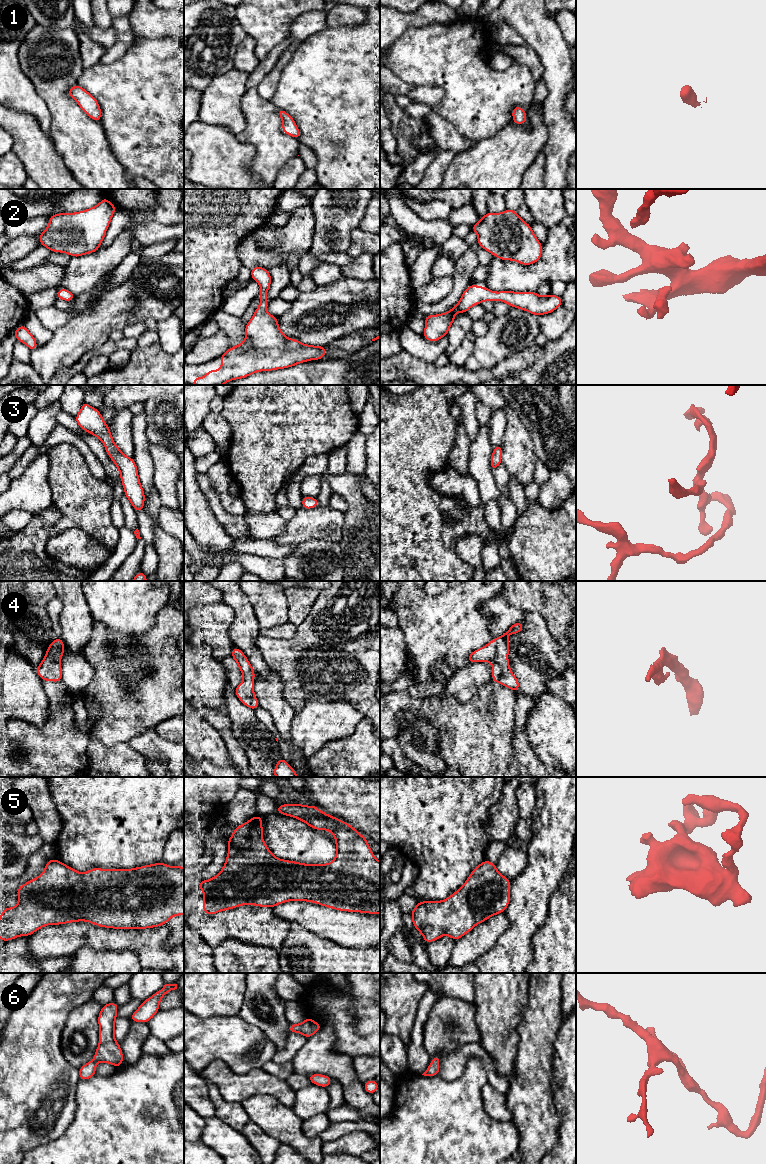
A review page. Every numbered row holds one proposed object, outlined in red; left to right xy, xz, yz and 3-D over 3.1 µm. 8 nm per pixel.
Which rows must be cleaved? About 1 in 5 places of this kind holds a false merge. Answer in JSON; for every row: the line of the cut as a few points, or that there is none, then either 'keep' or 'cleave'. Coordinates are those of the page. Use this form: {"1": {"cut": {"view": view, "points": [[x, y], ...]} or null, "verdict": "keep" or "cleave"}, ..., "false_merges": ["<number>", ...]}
{"1": {"cut": null, "verdict": "keep"}, "2": {"cut": null, "verdict": "keep"}, "3": {"cut": null, "verdict": "keep"}, "4": {"cut": null, "verdict": "keep"}, "5": {"cut": null, "verdict": "keep"}, "6": {"cut": null, "verdict": "keep"}, "false_merges": []}

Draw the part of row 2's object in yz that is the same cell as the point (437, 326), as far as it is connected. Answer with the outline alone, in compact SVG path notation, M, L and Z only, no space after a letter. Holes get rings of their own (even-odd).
M469 285L461 295L460 301L452 309L443 314L425 316L424 338L430 342L437 342L448 335L456 313L465 314L474 305L481 304L483 301L503 301L510 307L516 307L537 316L549 314L562 306L562 297L554 294L540 296L536 291L494 292L479 285Z

